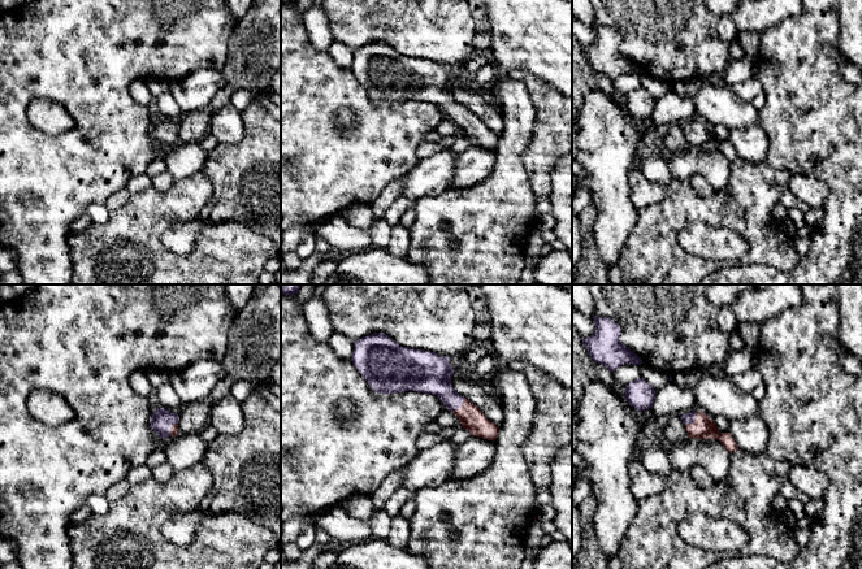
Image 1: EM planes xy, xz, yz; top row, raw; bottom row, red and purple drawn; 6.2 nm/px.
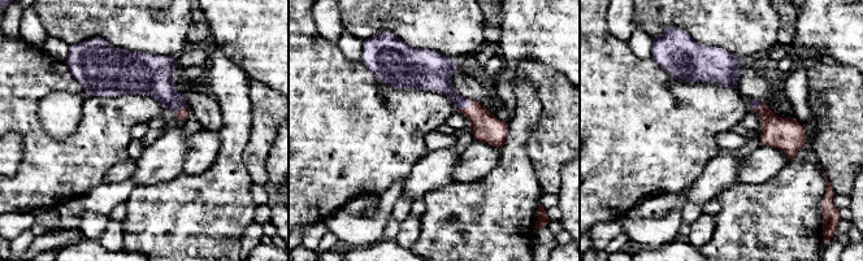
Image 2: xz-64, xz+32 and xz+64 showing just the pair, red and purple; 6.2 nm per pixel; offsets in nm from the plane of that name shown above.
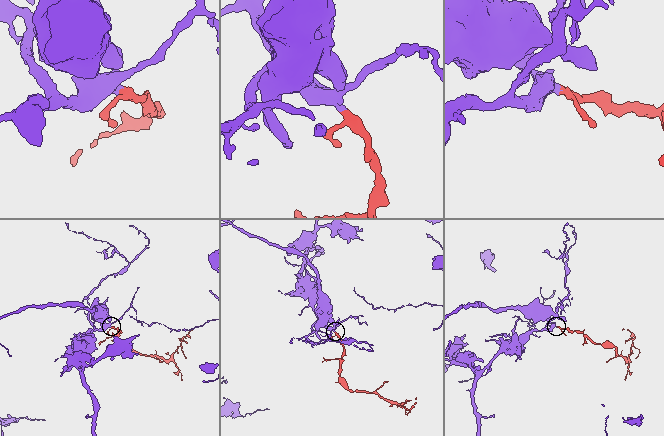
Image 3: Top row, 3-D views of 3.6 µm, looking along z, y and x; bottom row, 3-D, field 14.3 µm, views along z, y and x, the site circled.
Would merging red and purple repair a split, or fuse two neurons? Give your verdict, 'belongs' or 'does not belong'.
belongs

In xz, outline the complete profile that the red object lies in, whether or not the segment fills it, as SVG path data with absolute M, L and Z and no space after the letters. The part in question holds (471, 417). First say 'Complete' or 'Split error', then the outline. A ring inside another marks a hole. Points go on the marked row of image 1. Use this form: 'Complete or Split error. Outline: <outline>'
Split error. Outline: M374 333L354 342L351 361L377 394L419 391L437 395L472 436L495 440L499 426L452 386L450 357L402 347L389 335Z

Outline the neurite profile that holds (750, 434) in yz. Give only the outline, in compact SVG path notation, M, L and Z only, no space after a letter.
M761 414L729 421L729 434L740 449L749 453L766 452L768 430Z

